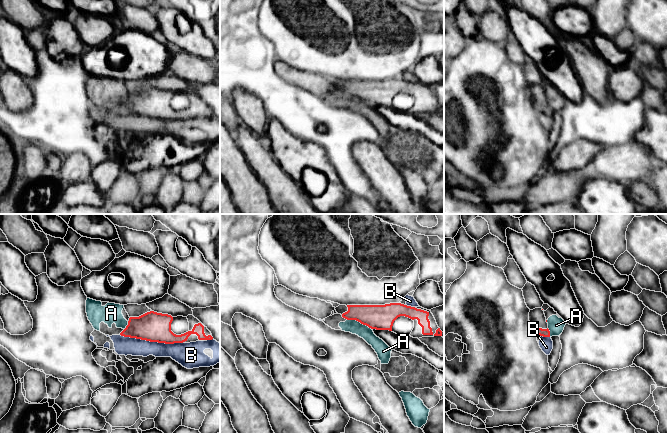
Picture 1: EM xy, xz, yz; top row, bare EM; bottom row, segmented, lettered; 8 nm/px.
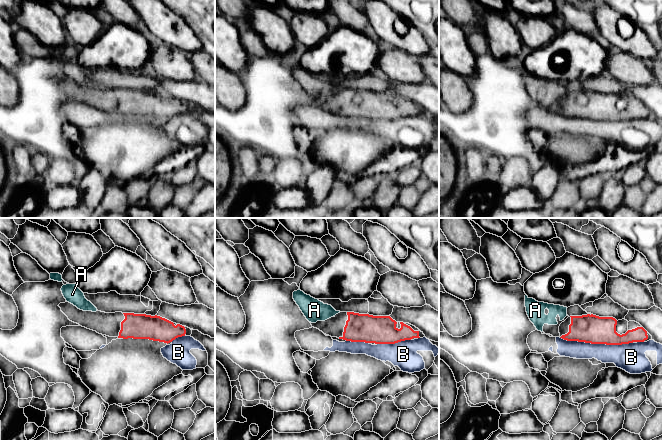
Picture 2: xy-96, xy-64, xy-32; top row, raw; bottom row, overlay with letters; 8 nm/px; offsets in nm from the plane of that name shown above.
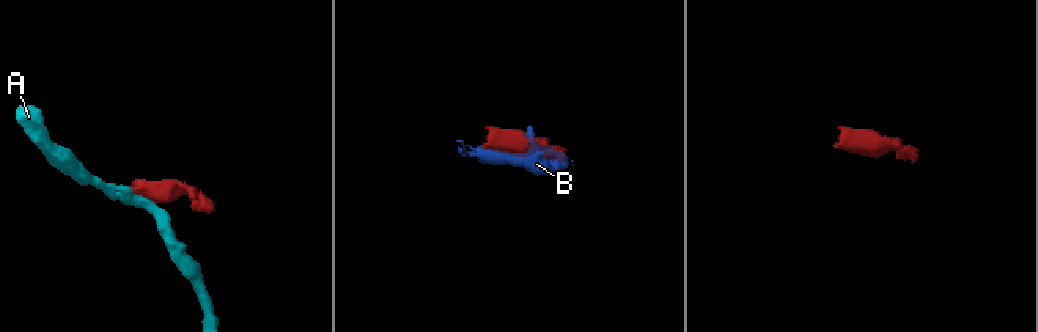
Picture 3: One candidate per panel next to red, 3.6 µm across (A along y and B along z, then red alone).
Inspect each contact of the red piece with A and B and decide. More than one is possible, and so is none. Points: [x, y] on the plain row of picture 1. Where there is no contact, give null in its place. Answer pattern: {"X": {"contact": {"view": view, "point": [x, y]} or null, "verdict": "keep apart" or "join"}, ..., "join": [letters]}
{"A": {"contact": {"view": "xz", "point": [359, 97]}, "verdict": "keep apart"}, "B": {"contact": {"view": "xy", "point": [151, 117]}, "verdict": "keep apart"}, "join": []}

